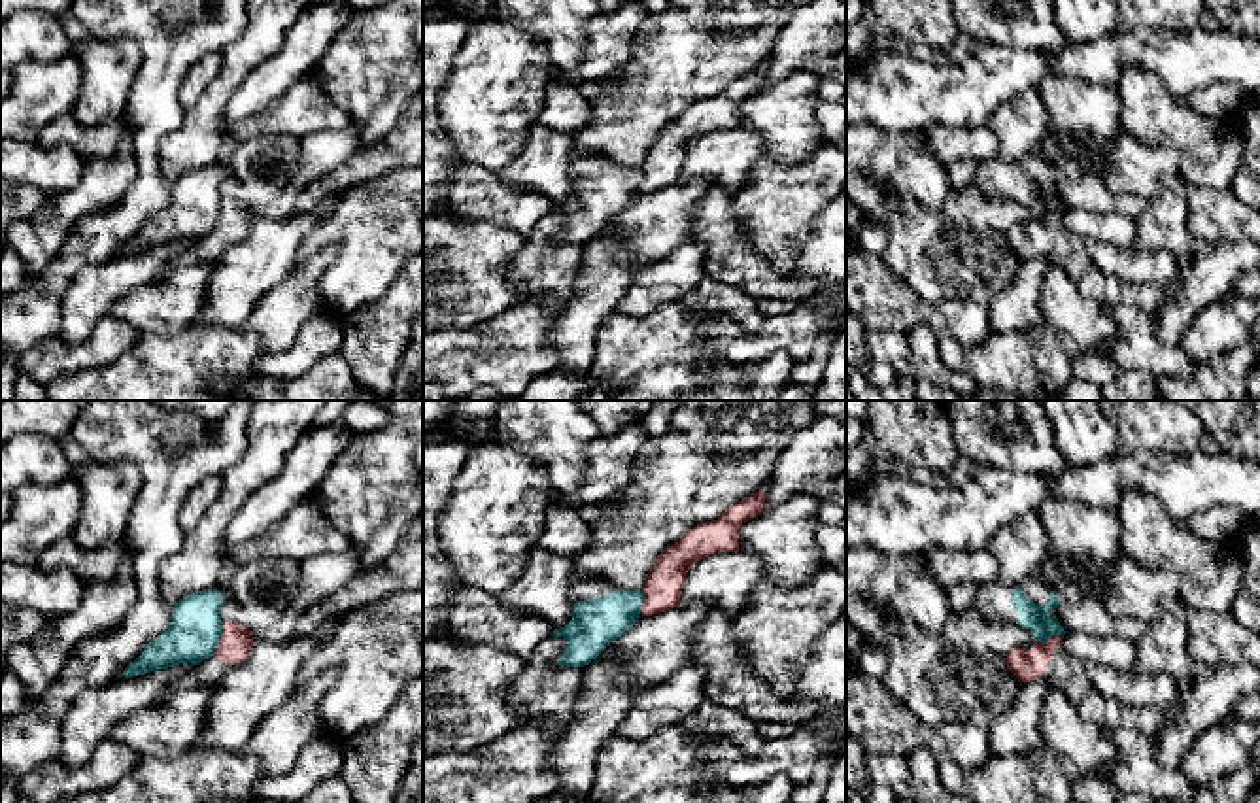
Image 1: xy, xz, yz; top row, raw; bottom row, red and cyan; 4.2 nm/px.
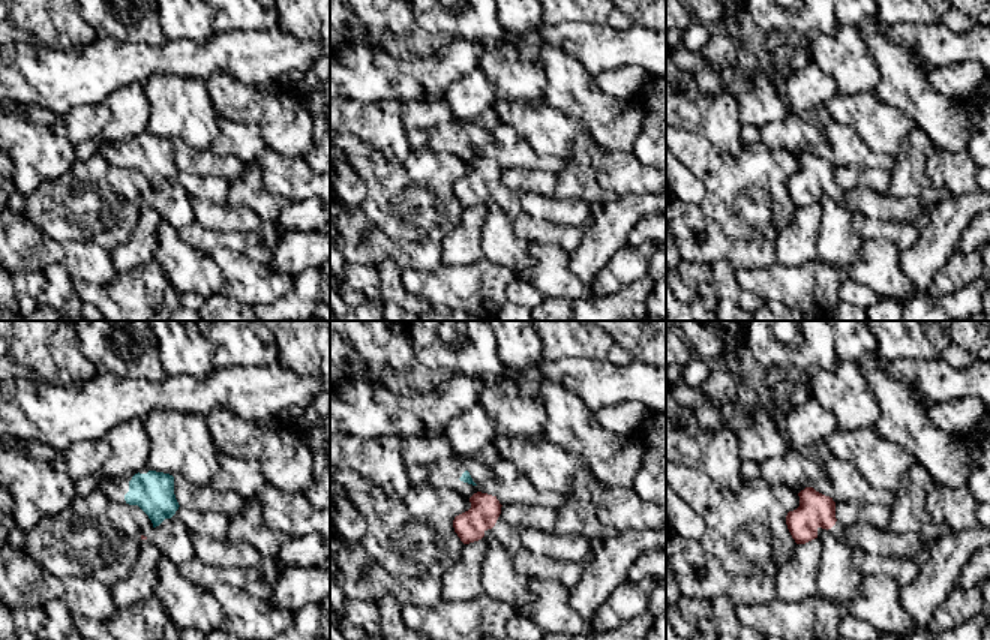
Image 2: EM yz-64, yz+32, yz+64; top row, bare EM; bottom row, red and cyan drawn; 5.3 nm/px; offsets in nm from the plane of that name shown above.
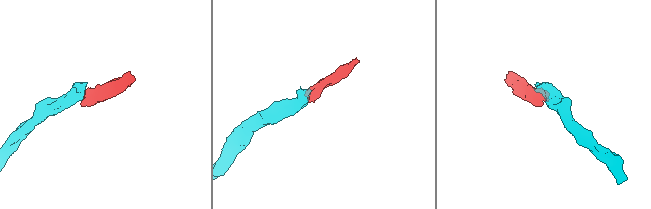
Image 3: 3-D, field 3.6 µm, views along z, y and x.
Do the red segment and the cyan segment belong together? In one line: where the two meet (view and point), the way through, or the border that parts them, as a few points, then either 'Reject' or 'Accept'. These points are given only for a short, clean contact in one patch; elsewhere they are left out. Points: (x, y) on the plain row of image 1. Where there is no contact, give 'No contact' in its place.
Touches red at xy (220, 216). Boundary: xy (221, 199), (218, 223), (212, 231). Reject

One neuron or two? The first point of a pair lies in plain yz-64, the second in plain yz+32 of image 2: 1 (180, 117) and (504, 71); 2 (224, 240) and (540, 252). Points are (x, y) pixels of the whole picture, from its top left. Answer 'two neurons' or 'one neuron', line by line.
1: one neuron
2: two neurons

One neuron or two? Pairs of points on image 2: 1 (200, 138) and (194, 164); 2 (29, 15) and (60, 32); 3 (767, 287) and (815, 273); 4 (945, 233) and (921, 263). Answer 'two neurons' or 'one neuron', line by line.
1: two neurons
2: one neuron
3: one neuron
4: one neuron

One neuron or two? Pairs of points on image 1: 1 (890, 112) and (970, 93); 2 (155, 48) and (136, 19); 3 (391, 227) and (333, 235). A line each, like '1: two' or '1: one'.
1: one
2: one
3: one

